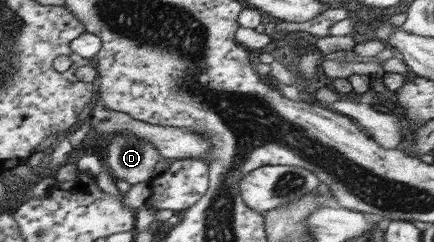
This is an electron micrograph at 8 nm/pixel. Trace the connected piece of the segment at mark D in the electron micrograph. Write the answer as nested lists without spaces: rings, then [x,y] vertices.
[[[131,132],[114,134],[107,148],[112,178],[121,178],[131,185],[153,178],[157,165],[164,160],[155,144]]]

